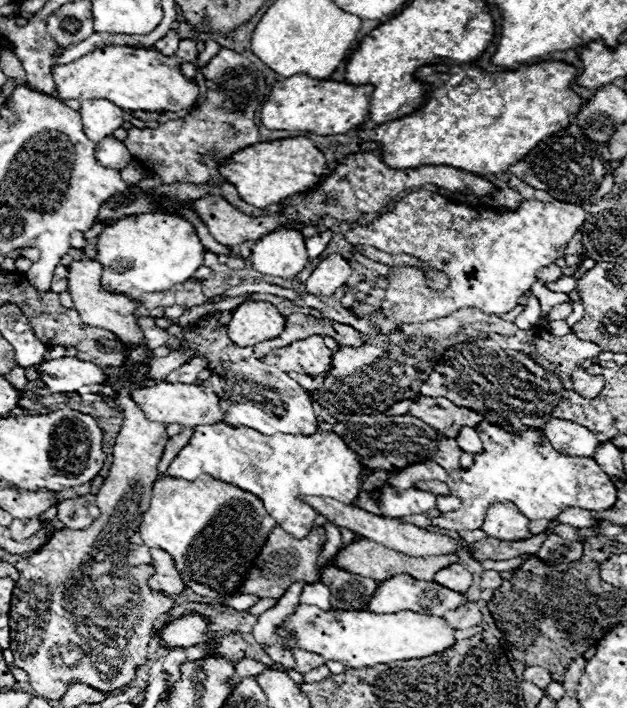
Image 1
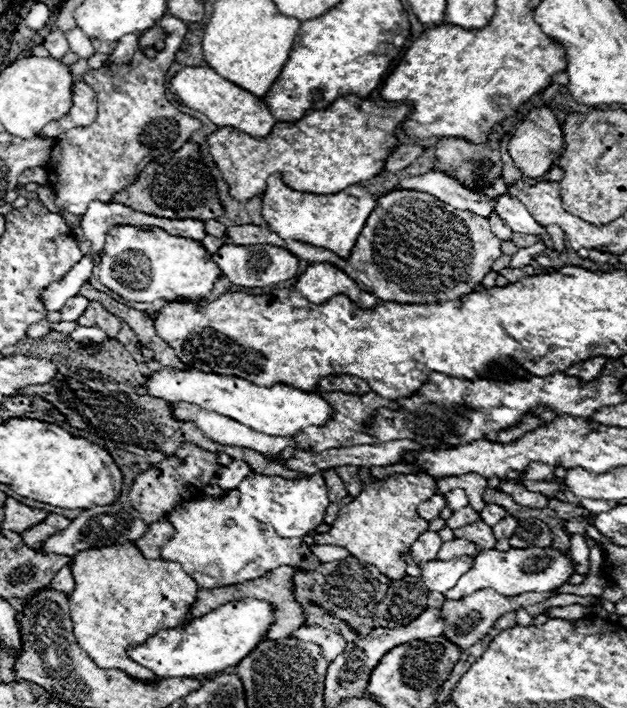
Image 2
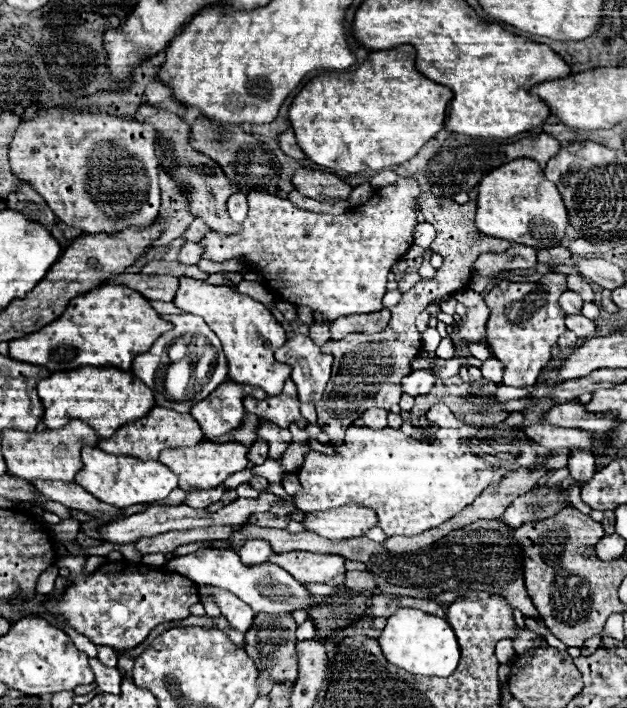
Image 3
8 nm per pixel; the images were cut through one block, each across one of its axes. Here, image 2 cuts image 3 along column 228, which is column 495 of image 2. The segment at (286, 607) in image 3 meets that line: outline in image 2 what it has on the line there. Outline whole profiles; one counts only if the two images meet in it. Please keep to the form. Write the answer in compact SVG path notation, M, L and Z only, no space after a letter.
M554 548L548 550L508 550L508 552L498 552L498 550L482 550L476 556L474 568L460 578L460 582L448 590L446 598L448 600L462 600L464 596L482 590L482 588L492 588L502 596L520 596L524 592L548 592L554 590L556 586L562 586L568 582L568 578L574 574L572 560L564 554L560 554Z

